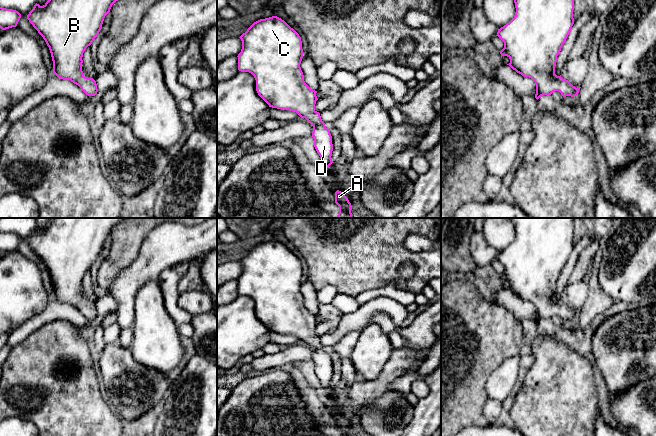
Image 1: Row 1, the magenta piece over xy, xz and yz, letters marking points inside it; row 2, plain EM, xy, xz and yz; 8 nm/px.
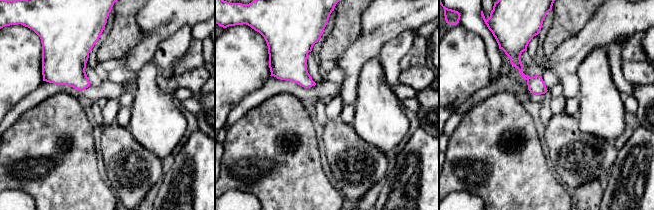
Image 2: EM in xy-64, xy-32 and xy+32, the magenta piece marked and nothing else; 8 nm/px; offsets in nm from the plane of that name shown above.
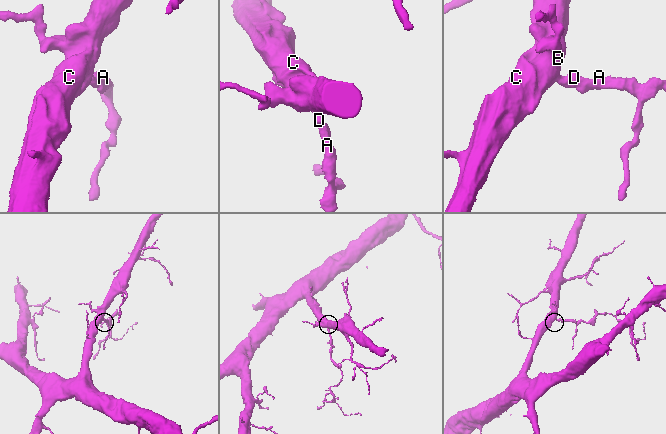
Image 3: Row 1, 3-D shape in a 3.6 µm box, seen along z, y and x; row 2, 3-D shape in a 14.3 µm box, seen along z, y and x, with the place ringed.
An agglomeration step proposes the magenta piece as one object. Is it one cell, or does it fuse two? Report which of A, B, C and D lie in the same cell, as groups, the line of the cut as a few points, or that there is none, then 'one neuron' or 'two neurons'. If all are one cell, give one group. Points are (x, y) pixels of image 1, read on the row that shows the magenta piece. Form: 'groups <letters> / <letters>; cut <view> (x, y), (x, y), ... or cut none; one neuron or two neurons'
groups A B C D; cut none; one neuron

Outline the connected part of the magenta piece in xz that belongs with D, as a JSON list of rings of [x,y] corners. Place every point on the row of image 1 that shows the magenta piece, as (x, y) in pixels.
[[[272,16],[254,22],[239,38],[242,41],[242,49],[237,56],[238,70],[254,76],[256,91],[269,107],[294,111],[313,126],[314,147],[322,159],[322,165],[328,168],[333,163],[332,136],[320,113],[315,110],[317,91],[311,89],[304,81],[300,67],[303,49],[299,34],[284,20]]]

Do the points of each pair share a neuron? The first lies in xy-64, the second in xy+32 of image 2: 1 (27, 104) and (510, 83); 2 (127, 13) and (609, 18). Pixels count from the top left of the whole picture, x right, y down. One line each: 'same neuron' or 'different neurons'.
1: same neuron
2: different neurons

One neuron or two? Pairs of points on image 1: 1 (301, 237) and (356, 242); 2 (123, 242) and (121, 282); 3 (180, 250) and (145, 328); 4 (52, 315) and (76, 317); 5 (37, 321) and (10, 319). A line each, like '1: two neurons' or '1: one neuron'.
1: one neuron
2: two neurons
3: two neurons
4: one neuron
5: two neurons

